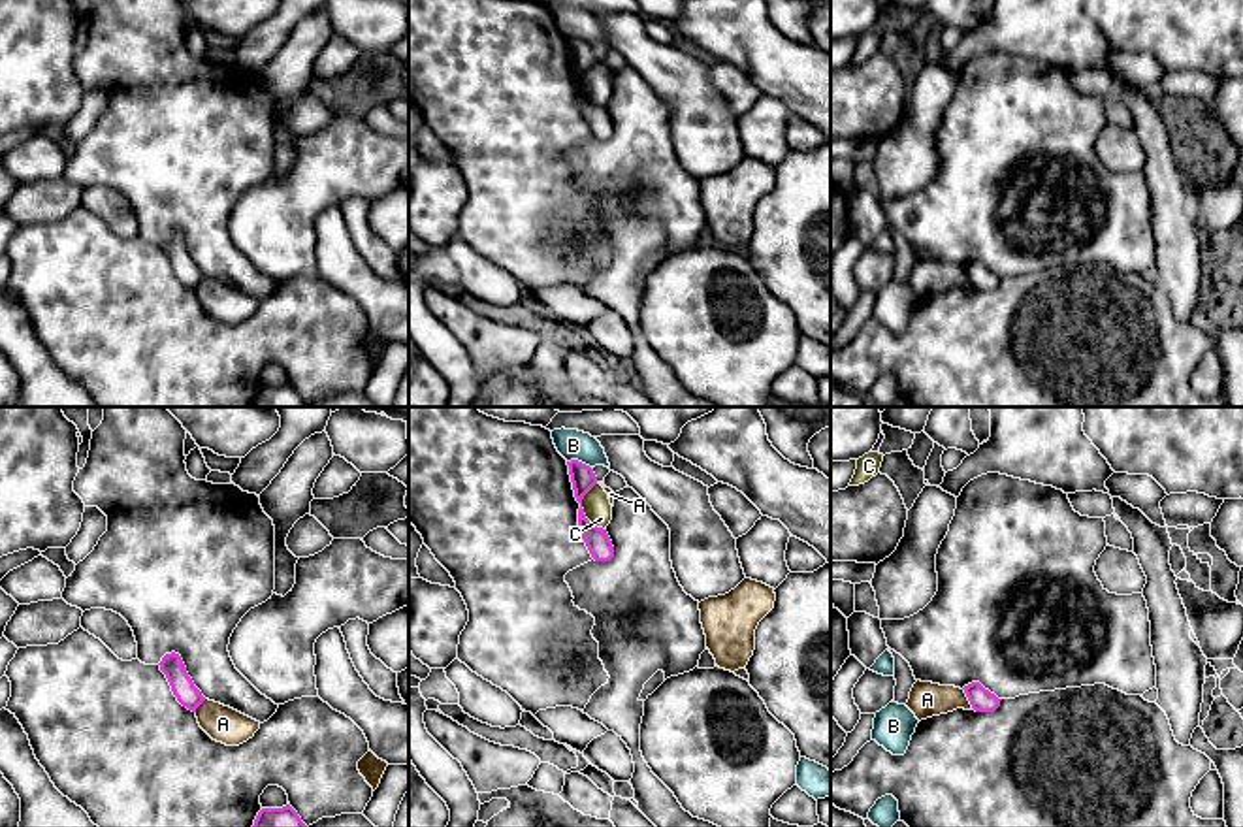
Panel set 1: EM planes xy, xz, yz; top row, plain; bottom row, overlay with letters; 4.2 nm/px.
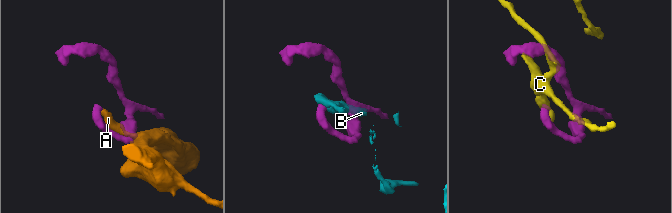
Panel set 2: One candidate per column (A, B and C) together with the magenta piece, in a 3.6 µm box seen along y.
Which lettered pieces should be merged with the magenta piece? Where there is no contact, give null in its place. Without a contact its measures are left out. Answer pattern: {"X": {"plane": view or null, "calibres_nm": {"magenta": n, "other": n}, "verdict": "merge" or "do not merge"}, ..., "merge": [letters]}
{"A": {"plane": "yz", "calibres_nm": {"magenta": 100, "other": 150}, "verdict": "do not merge"}, "B": {"plane": "xz", "calibres_nm": {"magenta": 110, "other": 130}, "verdict": "do not merge"}, "C": {"plane": "xz", "calibres_nm": {"magenta": 110, "other": 120}, "verdict": "do not merge"}, "merge": []}

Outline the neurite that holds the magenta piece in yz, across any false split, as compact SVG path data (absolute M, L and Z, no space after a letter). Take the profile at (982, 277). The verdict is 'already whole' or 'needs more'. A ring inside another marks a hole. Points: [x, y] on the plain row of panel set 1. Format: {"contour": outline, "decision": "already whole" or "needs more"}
{"contour": "M972 260L962 268L976 290L994 290L1000 284L1002 277L985 268L979 260Z", "decision": "already whole"}

